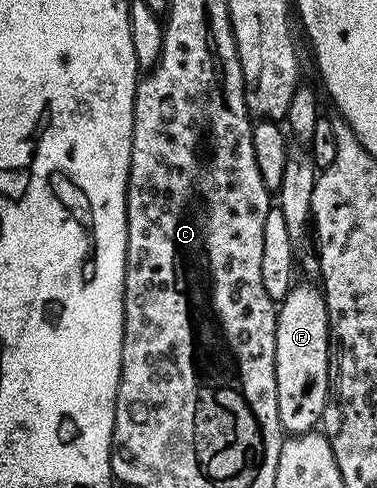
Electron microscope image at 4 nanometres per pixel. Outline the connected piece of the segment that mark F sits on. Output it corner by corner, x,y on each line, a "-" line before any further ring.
308,281
297,282
288,291
276,313
276,396
280,426
288,435
304,435
323,420
328,400
328,310
324,292

